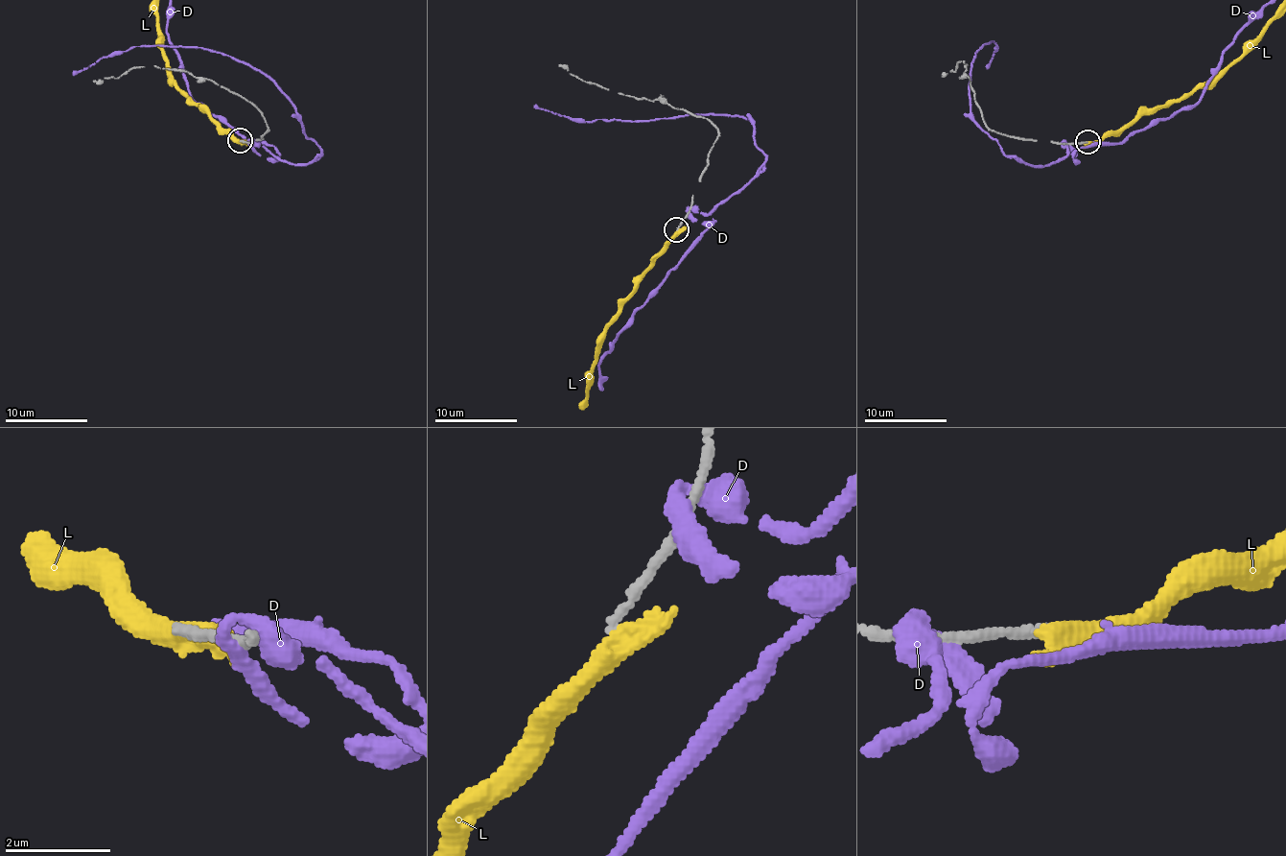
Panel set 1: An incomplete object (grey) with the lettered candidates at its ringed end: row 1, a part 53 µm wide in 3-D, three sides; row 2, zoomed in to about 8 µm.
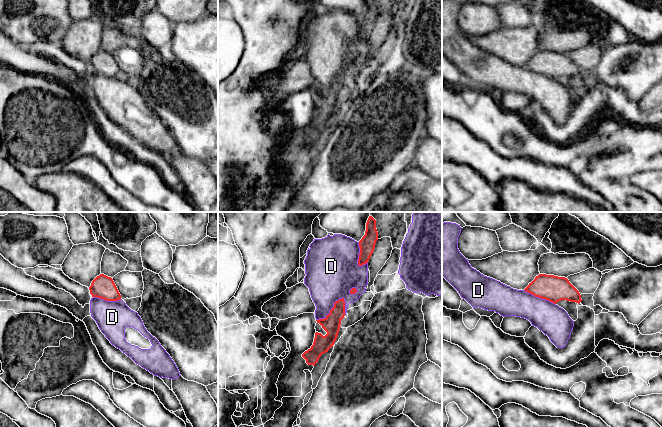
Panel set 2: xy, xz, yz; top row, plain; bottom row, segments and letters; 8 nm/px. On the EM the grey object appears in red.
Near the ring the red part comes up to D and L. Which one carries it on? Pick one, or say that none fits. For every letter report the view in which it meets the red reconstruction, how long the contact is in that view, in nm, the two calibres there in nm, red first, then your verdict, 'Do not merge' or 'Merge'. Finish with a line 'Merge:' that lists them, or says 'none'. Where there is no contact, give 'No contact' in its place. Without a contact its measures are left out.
D: Touches red in xz. Shared border 300 nm. Thickness 140 nm (red) against 380 nm. Do not merge
L: No contact. Do not merge
Merge: none

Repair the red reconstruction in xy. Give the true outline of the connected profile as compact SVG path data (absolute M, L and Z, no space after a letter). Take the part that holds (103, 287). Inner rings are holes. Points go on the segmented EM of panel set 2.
M104 274L97 276L89 287L92 297L104 299L106 301L121 300L121 295L111 277Z

